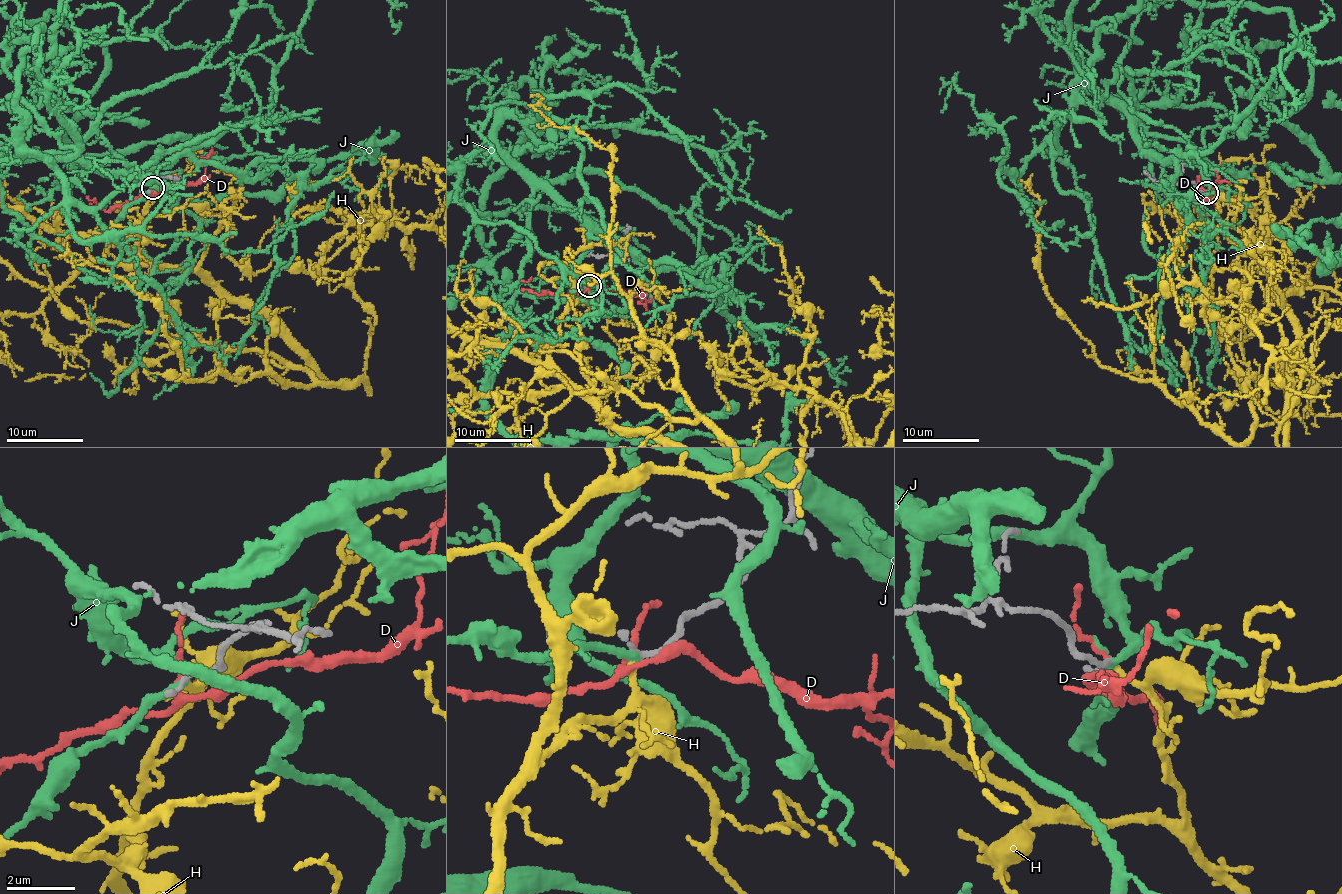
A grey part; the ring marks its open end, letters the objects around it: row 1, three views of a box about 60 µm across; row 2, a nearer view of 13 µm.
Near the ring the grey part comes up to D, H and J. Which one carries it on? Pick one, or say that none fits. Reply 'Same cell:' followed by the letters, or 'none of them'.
Same cell: H

